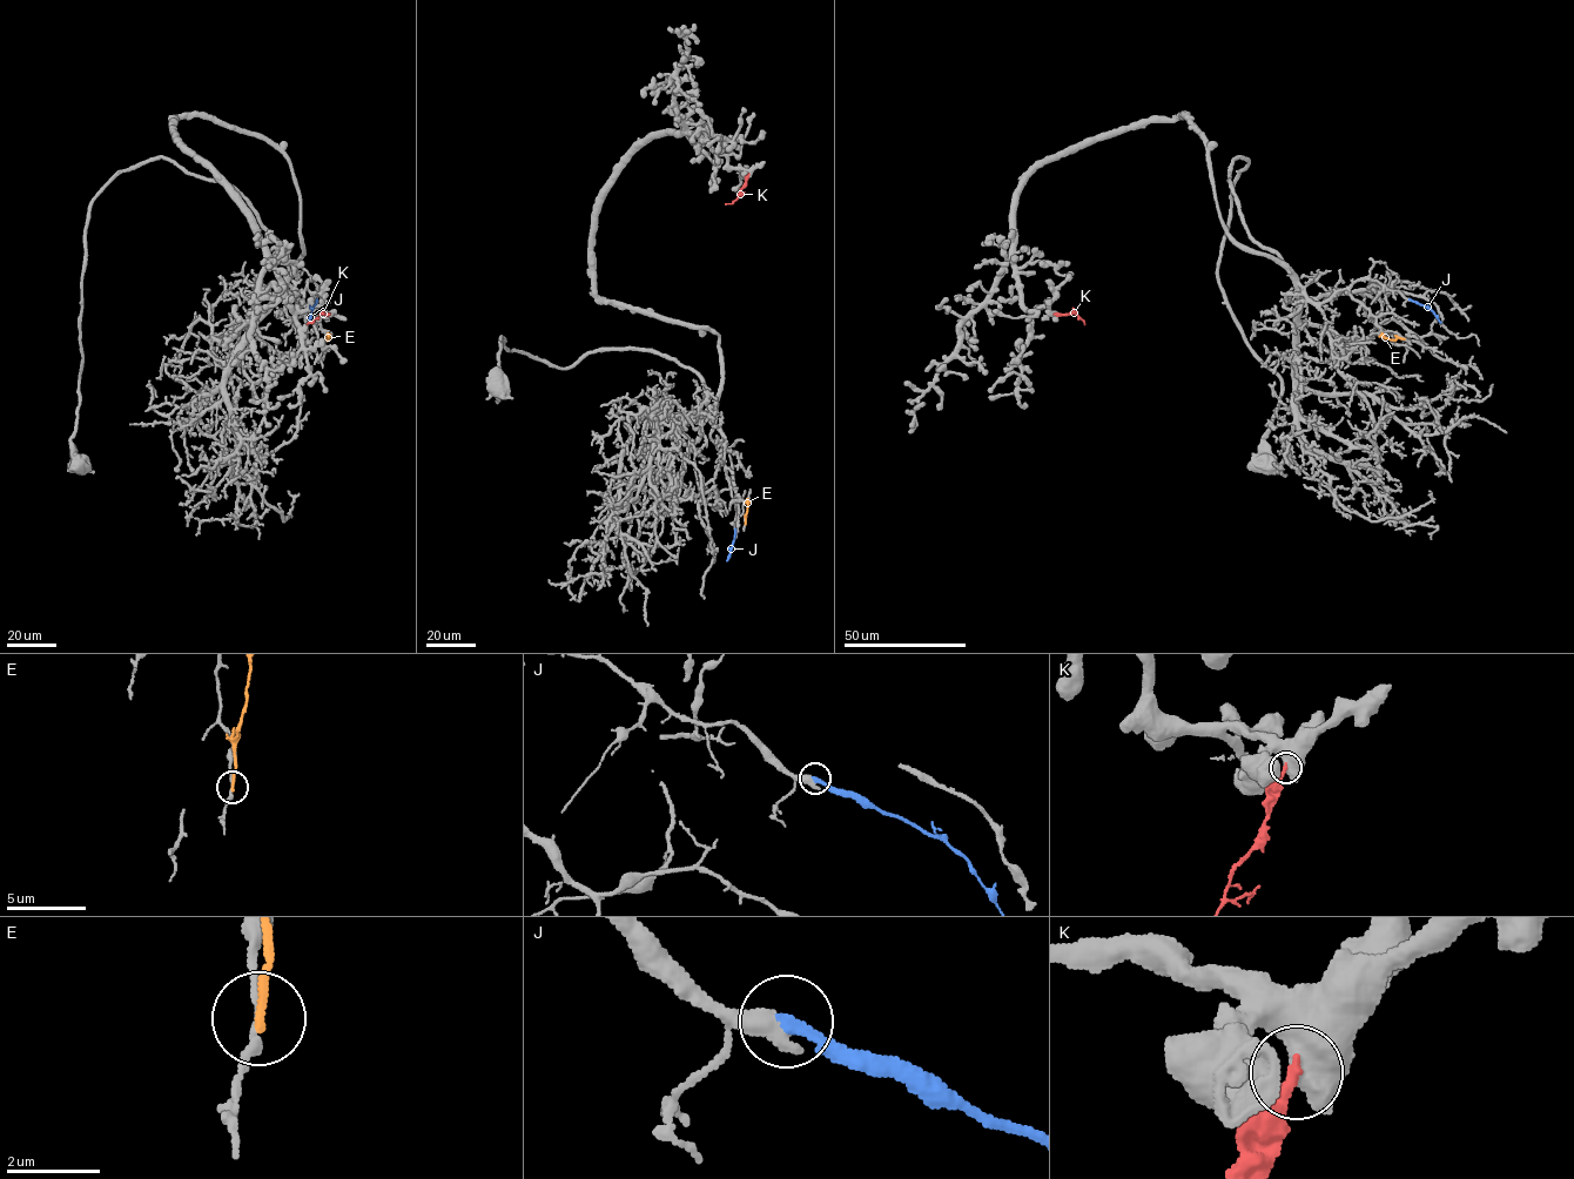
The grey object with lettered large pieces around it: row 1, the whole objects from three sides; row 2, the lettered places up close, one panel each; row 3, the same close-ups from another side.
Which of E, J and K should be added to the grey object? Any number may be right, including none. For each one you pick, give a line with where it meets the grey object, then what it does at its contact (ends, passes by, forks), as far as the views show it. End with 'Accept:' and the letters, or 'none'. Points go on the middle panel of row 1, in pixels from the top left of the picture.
J: (735, 529) | it ends
Accept: J

